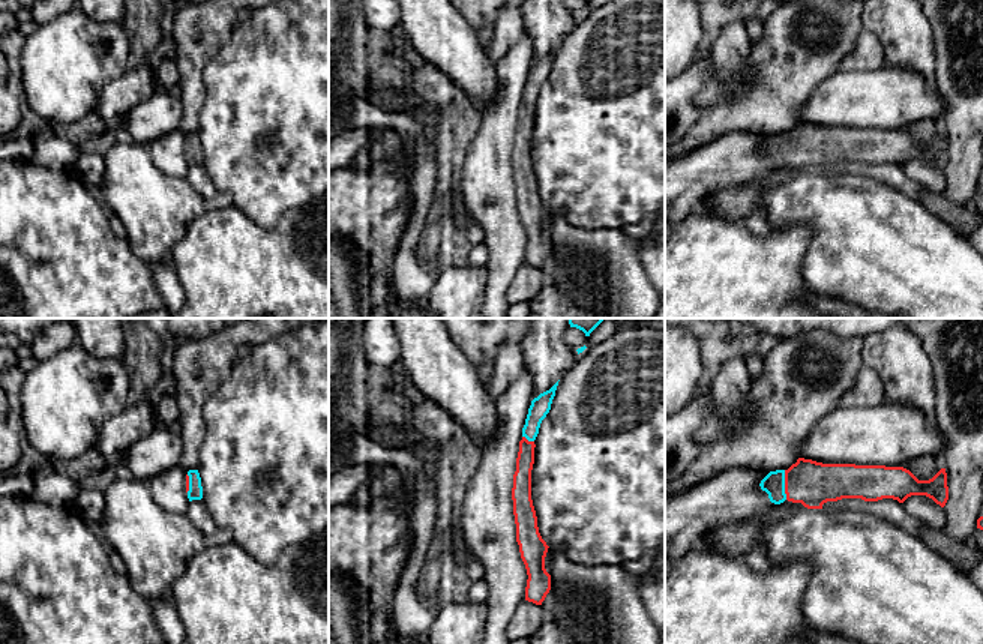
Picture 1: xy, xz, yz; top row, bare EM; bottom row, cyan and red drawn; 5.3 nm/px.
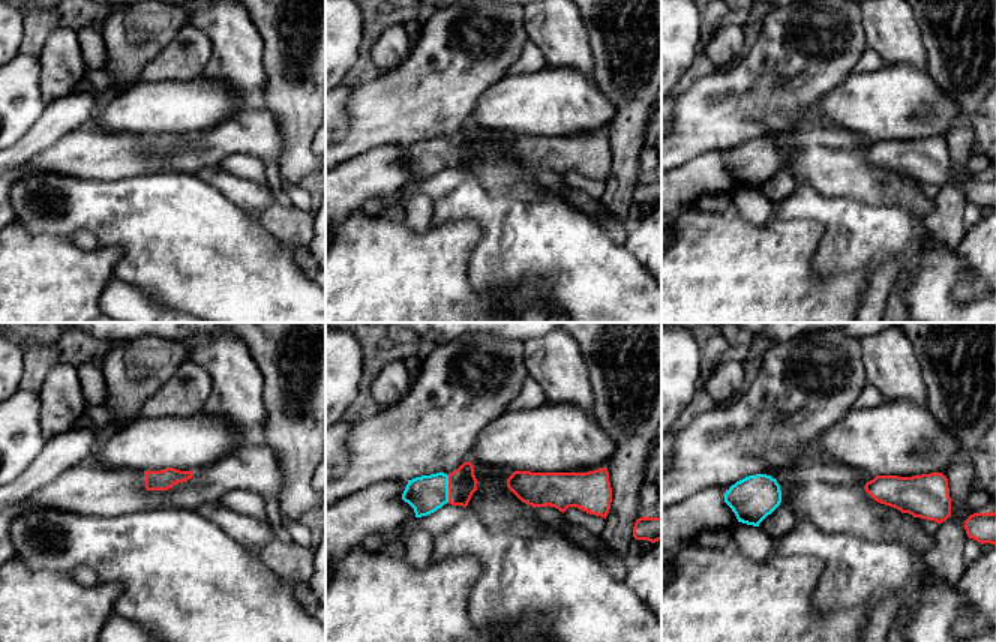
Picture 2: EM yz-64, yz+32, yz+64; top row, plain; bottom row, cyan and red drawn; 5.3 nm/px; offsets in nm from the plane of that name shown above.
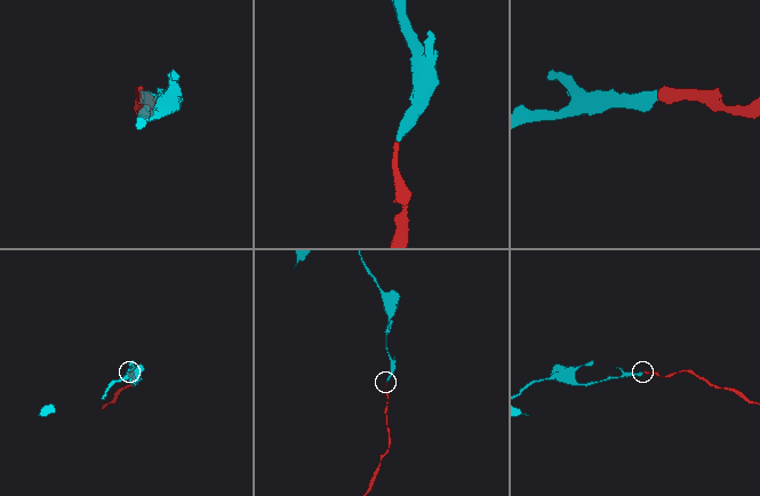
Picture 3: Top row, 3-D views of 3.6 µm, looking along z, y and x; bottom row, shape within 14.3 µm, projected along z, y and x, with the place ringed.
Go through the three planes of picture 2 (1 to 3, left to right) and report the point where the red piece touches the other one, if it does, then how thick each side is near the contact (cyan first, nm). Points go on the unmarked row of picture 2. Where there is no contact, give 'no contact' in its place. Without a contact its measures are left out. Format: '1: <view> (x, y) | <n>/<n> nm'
1: no contact
2: yz+32 (447, 153) | 200/160 nm
3: no contact

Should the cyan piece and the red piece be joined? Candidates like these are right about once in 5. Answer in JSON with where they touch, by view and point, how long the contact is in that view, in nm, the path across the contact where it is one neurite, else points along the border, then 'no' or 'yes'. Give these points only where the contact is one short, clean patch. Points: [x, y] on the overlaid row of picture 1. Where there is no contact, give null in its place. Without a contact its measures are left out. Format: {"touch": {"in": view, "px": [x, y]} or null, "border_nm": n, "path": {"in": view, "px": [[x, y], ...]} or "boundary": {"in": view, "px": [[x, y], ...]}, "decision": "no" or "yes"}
{"touch": {"in": "yz", "px": [784, 485]}, "border_nm": 160, "path": {"in": "yz", "px": [[773, 484], [784, 485], [812, 484]]}, "decision": "yes"}

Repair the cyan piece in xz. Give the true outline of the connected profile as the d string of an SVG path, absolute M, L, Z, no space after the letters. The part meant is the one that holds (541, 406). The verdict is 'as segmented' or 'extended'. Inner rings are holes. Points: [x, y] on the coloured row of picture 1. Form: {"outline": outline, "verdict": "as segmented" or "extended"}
{"outline": "M558 381L531 401L522 428L512 488L516 542L528 575L525 600L536 605L542 605L549 593L551 575L545 569L545 557L549 546L539 533L537 516L531 500L531 470L534 464L534 440L542 420L551 410L557 386Z", "verdict": "extended"}

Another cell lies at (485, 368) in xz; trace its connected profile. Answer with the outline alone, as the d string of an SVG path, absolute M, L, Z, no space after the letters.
M482 360L477 365L474 365L474 368L482 380L482 384L485 386L486 392L489 393L489 384L491 384L494 371L495 371L494 360Z

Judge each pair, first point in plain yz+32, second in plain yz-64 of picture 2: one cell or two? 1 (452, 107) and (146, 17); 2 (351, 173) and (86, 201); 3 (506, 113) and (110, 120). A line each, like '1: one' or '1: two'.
1: one
2: two
3: one

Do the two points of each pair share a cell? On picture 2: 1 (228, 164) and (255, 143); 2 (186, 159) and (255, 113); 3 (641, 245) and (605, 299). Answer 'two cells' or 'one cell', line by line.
1: two cells
2: one cell
3: two cells

